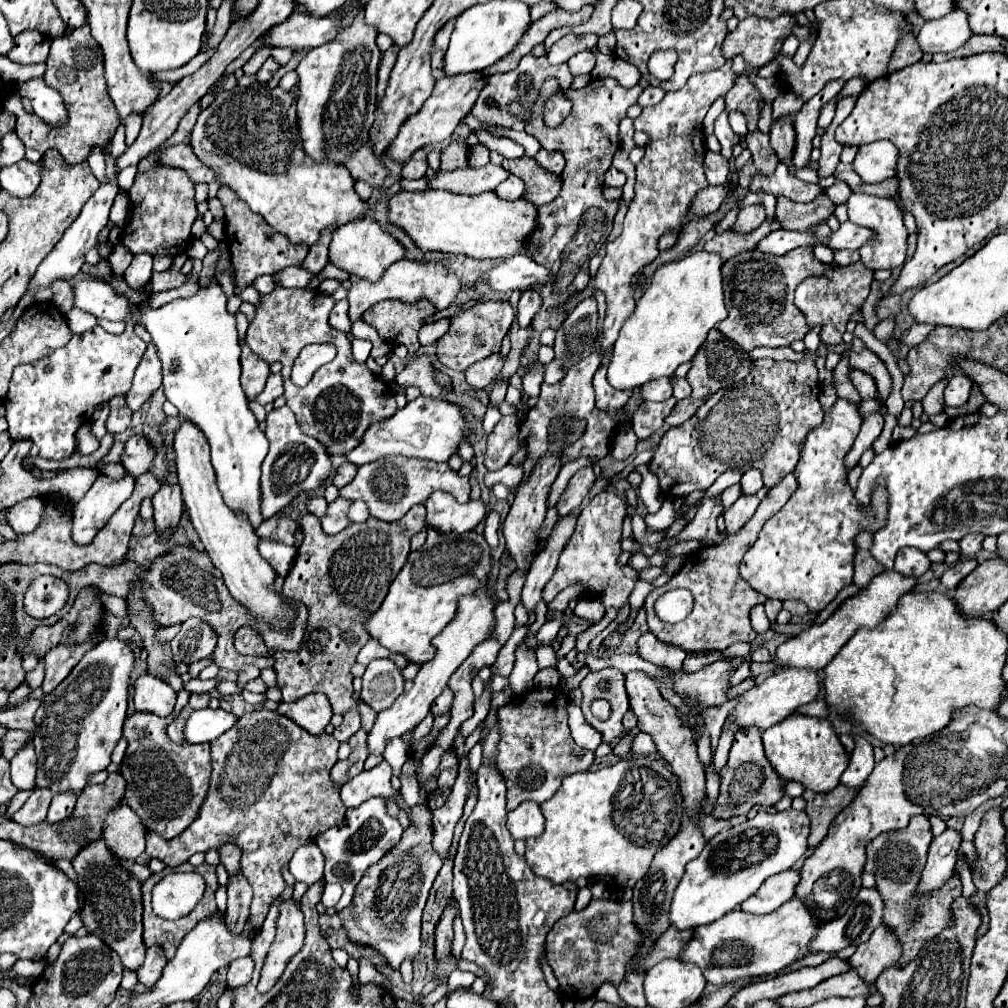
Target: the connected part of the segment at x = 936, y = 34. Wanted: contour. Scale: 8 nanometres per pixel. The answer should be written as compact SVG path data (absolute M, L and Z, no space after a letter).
M955 8L941 20L927 20L917 40L923 52L955 52L973 36L967 20L967 12Z

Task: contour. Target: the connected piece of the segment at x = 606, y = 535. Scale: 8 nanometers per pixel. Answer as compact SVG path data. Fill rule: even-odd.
M603 490L597 494L579 514L577 528L573 536L569 538L569 544L565 544L565 552L561 552L561 560L557 564L555 574L547 582L543 590L543 600L551 602L563 588L581 584L585 588L585 594L589 598L601 600L605 604L605 610L617 608L621 610L629 602L629 594L633 592L635 584L639 582L639 572L631 568L629 564L619 566L619 556L623 552L621 548L621 534L623 534L623 516L627 514L627 504L623 498L619 498L615 492Z

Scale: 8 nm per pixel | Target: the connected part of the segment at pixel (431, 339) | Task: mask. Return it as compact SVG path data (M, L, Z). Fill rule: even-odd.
M441 318L433 324L425 324L421 330L419 330L419 342L425 346L425 344L435 344L445 332L449 330L449 320L447 318Z

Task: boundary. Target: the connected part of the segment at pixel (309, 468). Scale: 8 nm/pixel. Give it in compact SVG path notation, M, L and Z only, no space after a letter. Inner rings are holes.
M283 406L275 408L267 414L267 430L265 436L271 444L269 454L263 460L263 476L261 476L261 514L263 518L271 518L279 512L283 512L301 492L311 492L315 488L325 486L325 480L331 472L331 460L329 452L325 452L323 444L311 436L305 436L301 432L301 426L297 424L297 418L293 412Z

